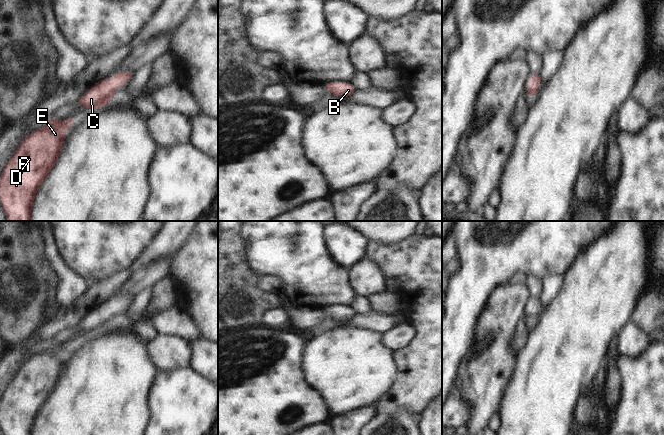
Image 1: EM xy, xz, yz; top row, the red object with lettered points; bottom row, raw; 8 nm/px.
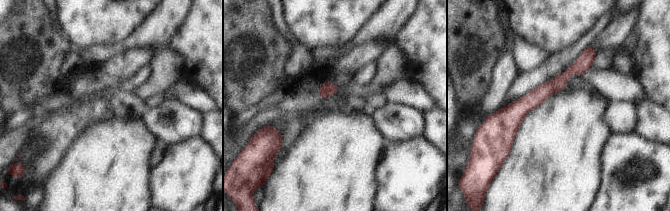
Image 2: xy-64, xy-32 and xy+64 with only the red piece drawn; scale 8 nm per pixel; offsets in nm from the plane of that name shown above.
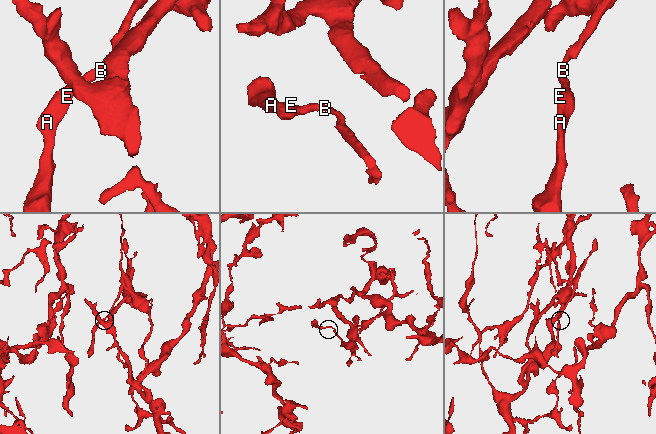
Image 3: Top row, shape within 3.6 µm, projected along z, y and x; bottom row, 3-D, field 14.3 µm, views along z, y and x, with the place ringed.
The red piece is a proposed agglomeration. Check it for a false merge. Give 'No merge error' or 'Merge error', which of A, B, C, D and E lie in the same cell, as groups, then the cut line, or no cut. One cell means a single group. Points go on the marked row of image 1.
No merge error. Groups: A B C D E. No split.

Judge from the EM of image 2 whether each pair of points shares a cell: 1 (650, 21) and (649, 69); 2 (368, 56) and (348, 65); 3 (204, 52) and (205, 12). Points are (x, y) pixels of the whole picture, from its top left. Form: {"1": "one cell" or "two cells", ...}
{"1": "one cell", "2": "one cell", "3": "one cell"}

